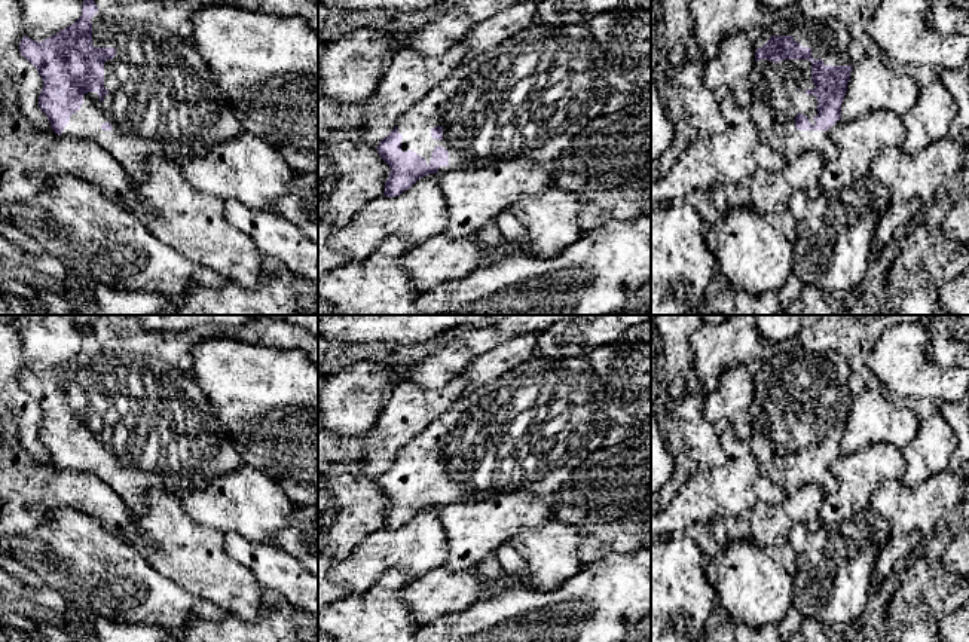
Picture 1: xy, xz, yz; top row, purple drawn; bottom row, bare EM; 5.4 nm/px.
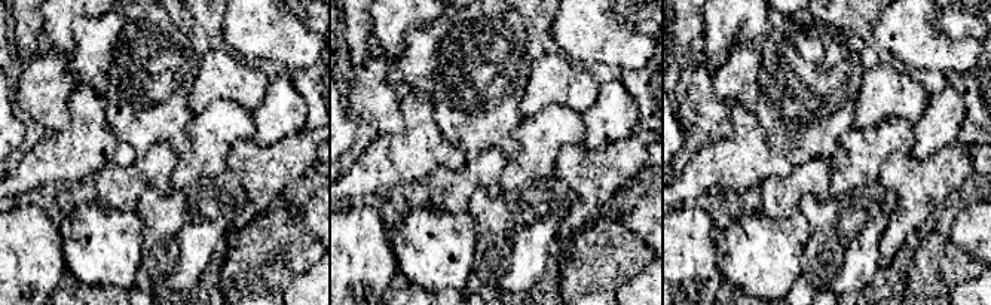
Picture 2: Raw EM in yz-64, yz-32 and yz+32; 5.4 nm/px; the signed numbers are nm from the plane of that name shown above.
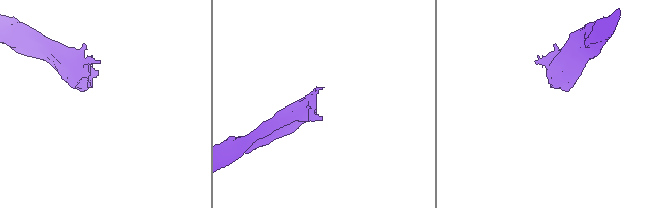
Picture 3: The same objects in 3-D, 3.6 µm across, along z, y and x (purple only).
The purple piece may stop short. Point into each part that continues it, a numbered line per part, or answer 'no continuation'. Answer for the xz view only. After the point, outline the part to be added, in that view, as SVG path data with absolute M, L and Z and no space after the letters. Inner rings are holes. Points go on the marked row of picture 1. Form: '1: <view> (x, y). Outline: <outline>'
1: xz (526, 100). Outline: M534 22L499 46L462 62L406 111L397 122L403 135L401 152L413 150L430 166L434 149L441 146L449 152L449 165L440 166L438 172L487 168L507 160L554 160L589 122L602 114L609 89L603 54L586 25L557 27Z

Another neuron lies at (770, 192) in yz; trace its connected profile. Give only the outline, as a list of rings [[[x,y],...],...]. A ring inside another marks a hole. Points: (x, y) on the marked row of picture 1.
[[[756,171],[748,181],[751,207],[761,214],[785,213],[794,193],[792,186],[780,172]]]

